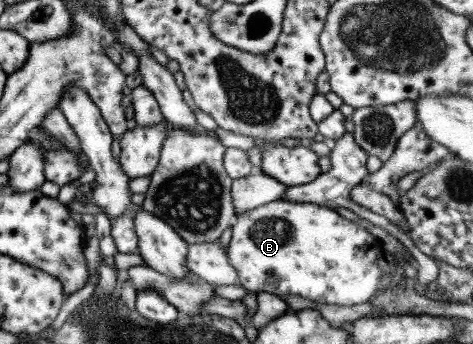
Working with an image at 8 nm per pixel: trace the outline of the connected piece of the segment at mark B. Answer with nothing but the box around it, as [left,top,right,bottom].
[226,200,392,307]

